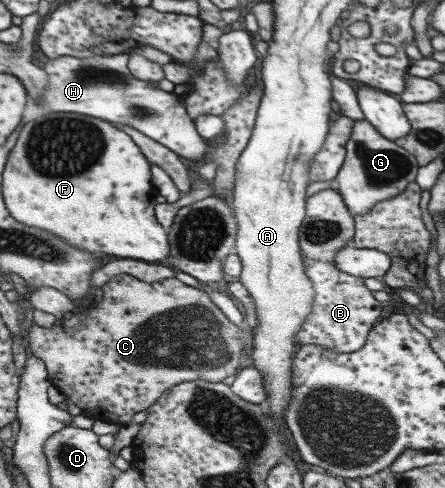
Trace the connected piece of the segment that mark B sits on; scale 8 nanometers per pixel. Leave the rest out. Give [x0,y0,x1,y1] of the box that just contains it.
[296,260,380,353]

